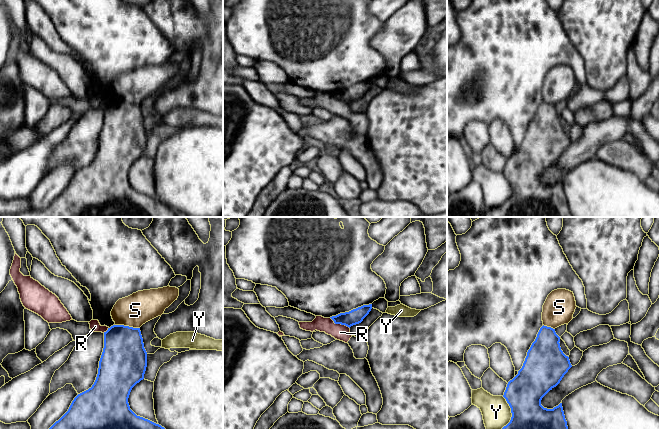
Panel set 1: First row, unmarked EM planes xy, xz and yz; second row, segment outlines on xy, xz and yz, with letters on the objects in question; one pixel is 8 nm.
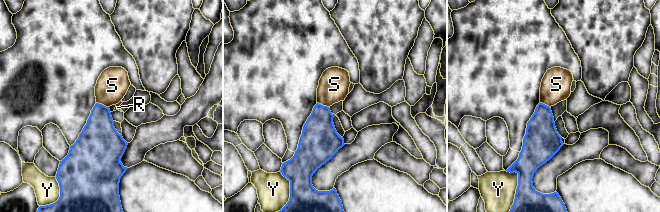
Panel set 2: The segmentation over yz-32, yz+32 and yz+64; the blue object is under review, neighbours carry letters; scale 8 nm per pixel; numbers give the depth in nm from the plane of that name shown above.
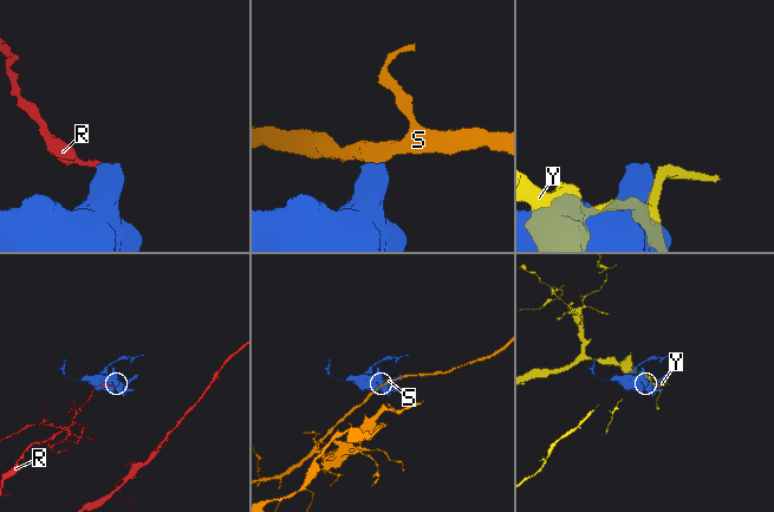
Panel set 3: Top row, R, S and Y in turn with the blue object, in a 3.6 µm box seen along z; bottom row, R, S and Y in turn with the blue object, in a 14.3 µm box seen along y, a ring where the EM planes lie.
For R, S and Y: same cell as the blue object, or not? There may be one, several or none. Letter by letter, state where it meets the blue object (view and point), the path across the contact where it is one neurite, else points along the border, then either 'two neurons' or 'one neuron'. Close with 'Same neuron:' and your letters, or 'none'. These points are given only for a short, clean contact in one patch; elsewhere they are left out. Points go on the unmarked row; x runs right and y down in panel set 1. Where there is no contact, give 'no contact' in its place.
R: xz (339, 99) | along xz (330, 93), (335, 99), (344, 100), (349, 104) | two neurons
S: xy (127, 102) | along xy (115, 100), (139, 104) | two neurons
Y: yz (510, 196) | two neurons
Same neuron: none

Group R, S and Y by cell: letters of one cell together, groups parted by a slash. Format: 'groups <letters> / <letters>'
groups R / S / Y

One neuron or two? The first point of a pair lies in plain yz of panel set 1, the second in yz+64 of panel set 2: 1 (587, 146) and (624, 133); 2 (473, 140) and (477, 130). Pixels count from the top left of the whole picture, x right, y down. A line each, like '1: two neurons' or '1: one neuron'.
1: two neurons
2: one neuron

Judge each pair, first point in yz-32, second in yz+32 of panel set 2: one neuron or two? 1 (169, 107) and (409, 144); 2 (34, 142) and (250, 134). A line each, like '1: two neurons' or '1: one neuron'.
1: two neurons
2: one neuron

